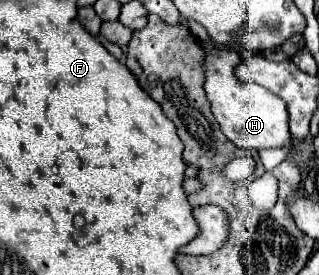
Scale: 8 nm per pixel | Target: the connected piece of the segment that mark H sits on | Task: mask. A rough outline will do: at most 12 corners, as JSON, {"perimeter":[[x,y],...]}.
{"perimeter":[[205,50],[205,92],[239,148],[293,148],[287,104],[233,70],[235,50]]}

